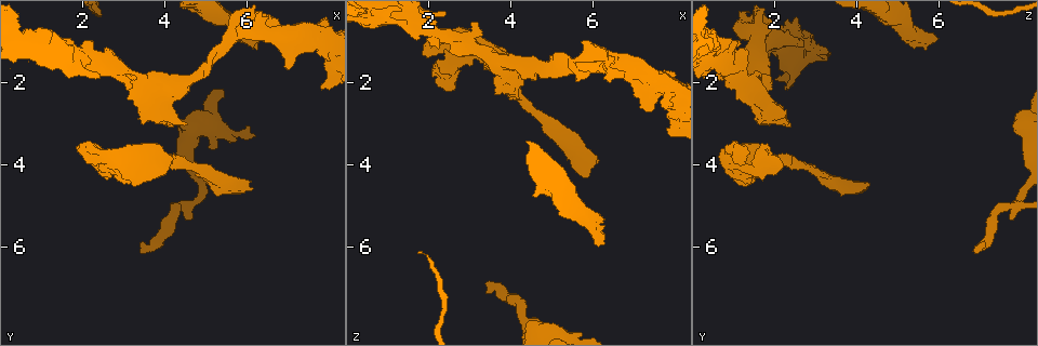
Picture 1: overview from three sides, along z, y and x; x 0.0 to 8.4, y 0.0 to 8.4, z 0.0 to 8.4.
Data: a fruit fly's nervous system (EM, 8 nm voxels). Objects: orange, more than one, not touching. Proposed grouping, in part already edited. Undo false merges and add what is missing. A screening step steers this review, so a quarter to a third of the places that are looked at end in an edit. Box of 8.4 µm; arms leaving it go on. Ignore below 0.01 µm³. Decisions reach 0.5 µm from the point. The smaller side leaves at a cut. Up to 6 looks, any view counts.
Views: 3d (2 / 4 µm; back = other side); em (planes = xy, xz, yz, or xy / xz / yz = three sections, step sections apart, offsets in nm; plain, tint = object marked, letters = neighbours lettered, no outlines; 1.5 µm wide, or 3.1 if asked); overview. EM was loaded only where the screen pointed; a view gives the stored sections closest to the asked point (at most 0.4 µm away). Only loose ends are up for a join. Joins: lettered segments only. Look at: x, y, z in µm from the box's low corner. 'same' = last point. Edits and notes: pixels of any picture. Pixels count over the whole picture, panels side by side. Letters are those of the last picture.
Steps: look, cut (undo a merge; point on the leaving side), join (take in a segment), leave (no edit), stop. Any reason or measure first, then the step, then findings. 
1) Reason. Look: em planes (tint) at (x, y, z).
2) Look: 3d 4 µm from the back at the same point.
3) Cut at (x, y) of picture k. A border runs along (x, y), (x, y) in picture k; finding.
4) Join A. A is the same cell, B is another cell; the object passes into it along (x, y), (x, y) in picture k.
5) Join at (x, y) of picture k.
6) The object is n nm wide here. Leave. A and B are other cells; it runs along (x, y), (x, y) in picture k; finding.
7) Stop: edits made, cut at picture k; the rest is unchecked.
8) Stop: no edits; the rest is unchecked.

Branch stops here. Look: em xz step 8 (tint) at (3.15, 2.40, 1.10).

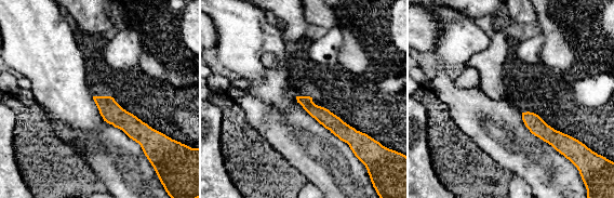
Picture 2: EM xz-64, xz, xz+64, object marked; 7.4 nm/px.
Look: em planes (letters) at the same point.

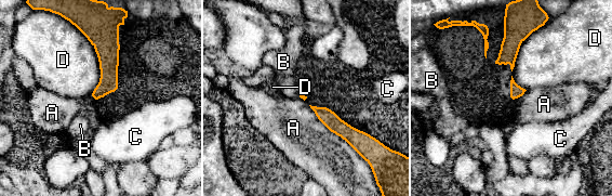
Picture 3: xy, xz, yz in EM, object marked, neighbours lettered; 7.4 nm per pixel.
Leave. A, B, C and D are other cells; none of them fits.

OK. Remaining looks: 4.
Calibre changes. Look: em planes (letters) at (5.15, 4.25, 3.20).

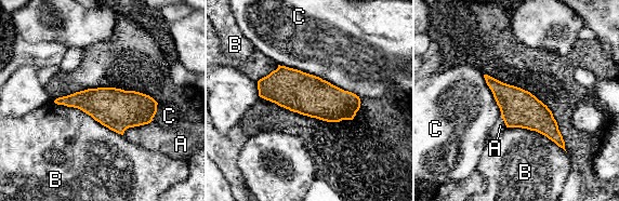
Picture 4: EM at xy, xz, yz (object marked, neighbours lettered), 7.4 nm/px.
The object is 280 nm wide here. Leave. A, B and C are other cells; one neuron here.

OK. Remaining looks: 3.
Look: em yz step 4 (tint) at (2.60, 4.15, 1.65).

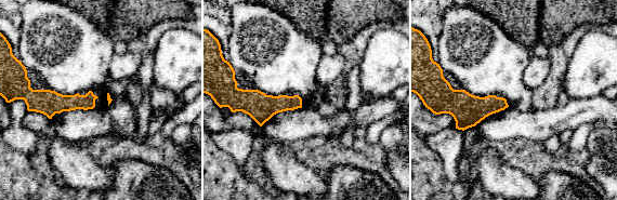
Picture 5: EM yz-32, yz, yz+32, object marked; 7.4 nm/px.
Look: em planes (letters) at the same point.

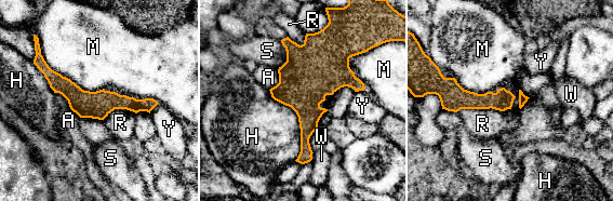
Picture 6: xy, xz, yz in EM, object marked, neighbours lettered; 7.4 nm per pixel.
The longest contact is with H, 550 nm. Leave. A, H, M, R, S, W and Y are other cells; a border runs along (268, 90), (297, 117), (295, 160) in picture 6; all the same neuron.

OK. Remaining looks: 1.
Stop: no edits; the rest is unchecked.

